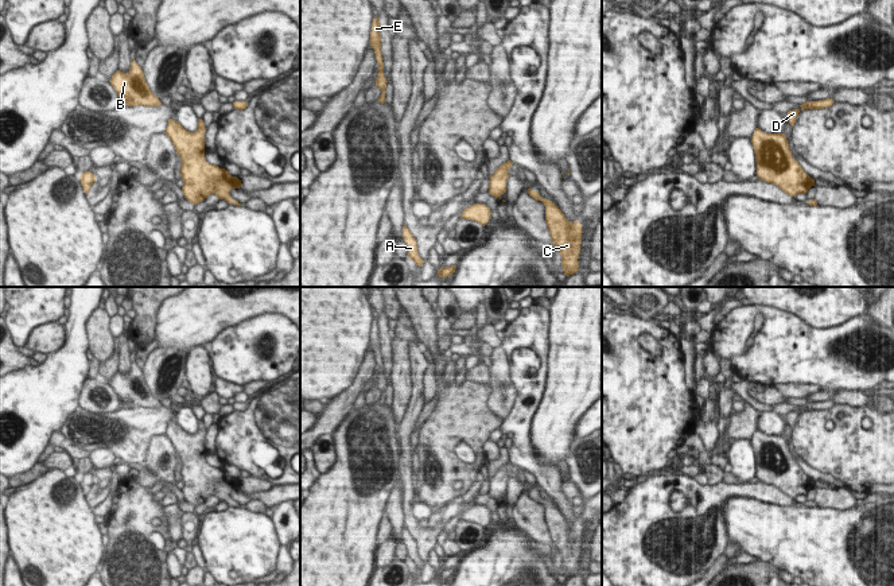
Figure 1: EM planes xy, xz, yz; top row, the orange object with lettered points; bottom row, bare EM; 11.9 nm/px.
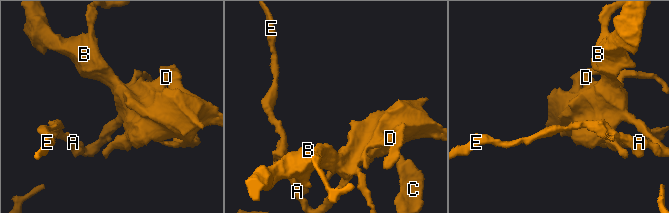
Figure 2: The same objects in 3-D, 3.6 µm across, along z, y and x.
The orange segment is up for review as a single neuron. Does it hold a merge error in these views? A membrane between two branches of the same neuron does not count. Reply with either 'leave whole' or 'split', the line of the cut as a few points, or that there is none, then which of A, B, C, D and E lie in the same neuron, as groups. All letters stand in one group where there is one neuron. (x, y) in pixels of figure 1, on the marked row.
leave whole; cut none; groups A B C D E

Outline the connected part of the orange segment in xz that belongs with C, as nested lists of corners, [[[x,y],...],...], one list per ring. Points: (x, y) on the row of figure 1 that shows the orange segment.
[[[528,189],[528,194],[545,206],[545,222],[551,233],[552,244],[561,255],[561,268],[564,275],[570,276],[579,269],[579,253],[582,244],[582,225],[579,221],[570,222],[555,202],[543,198],[539,191]]]

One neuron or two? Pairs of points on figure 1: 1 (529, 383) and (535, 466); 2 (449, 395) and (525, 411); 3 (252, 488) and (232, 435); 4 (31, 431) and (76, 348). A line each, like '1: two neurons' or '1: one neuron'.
1: one neuron
2: two neurons
3: two neurons
4: one neuron

